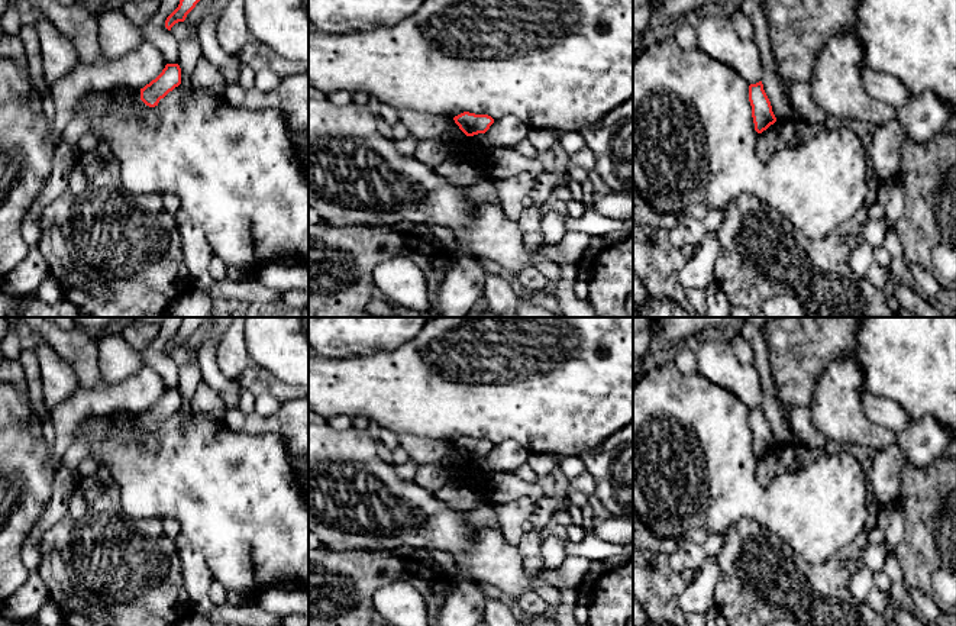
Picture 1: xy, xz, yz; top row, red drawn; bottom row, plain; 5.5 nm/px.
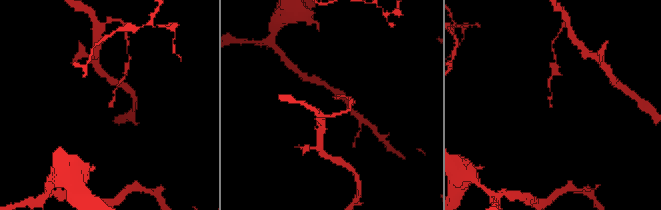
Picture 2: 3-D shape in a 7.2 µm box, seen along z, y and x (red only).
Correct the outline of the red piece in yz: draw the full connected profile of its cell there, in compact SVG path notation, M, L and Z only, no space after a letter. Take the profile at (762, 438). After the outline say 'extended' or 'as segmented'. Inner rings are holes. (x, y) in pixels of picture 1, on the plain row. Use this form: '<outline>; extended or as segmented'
M762 406L749 410L749 426L752 430L755 455L758 458L762 458L776 446L771 426L763 414Z; as segmented

